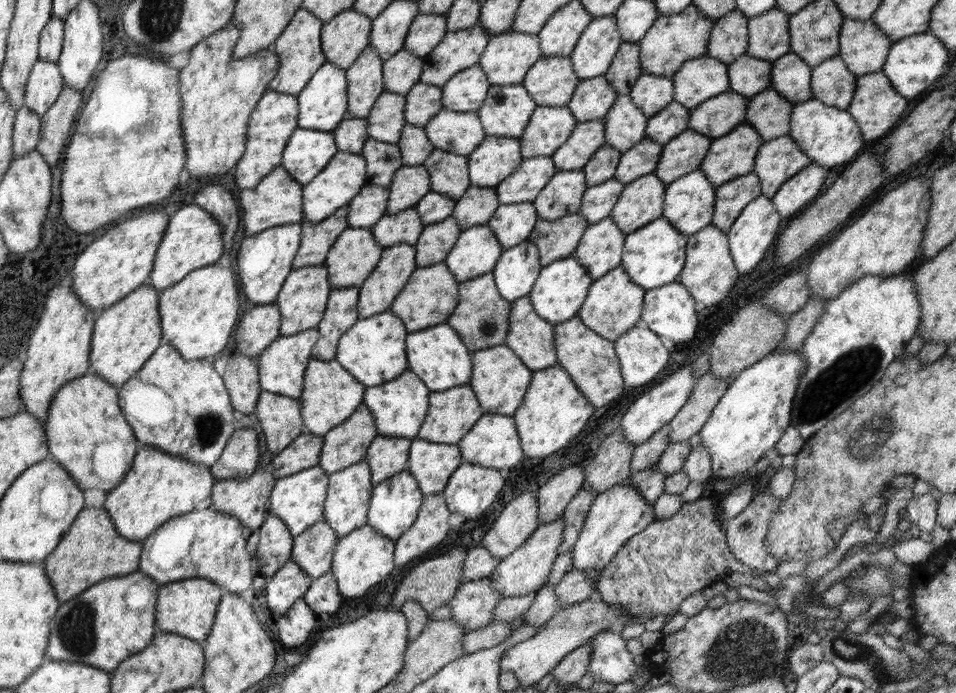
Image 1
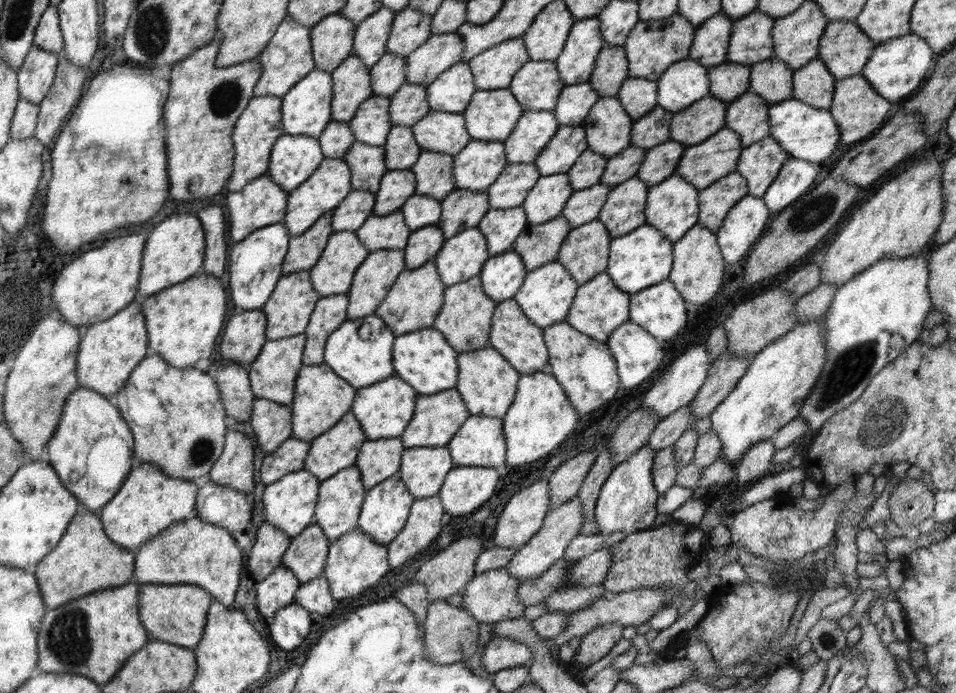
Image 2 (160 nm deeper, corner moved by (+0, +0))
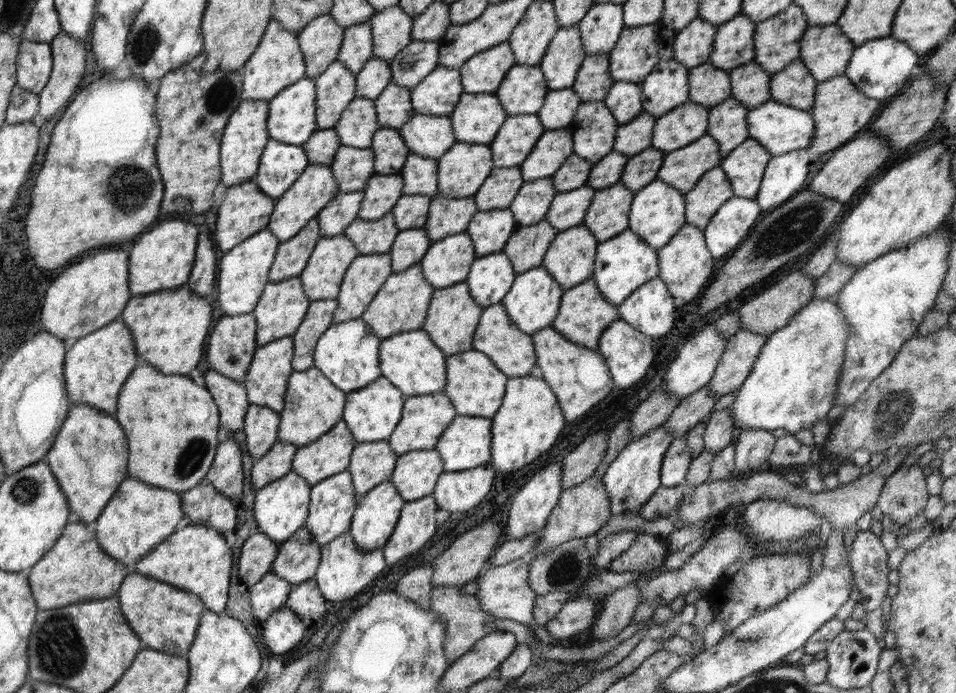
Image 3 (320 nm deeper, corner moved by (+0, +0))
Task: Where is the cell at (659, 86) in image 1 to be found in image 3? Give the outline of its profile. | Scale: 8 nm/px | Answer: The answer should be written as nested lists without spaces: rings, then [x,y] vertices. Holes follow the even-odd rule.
[[[614,81],[602,102],[614,115],[616,122],[625,125],[642,112],[641,83]]]

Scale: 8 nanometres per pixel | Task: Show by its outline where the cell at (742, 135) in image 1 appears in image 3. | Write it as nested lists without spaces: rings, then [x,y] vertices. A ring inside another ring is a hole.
[[[705,134],[690,145],[665,154],[657,178],[686,194],[708,169],[721,163],[719,144]]]

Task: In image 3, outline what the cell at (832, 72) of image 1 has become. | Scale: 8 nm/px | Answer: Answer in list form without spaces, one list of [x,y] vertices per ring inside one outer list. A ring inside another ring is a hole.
[[[799,58],[794,59],[784,69],[772,74],[770,96],[782,105],[810,111],[814,106],[817,84],[804,63]]]

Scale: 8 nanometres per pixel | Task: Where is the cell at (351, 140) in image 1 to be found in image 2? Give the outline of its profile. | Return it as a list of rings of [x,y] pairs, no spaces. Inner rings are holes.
[[[331,120],[317,139],[326,158],[343,158],[356,141],[349,123],[336,120]]]

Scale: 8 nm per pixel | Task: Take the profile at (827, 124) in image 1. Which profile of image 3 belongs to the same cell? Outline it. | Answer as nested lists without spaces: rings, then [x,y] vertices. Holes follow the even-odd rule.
[[[772,99],[762,106],[751,109],[746,117],[749,138],[757,140],[773,156],[786,154],[793,150],[806,149],[813,139],[815,124],[812,113],[782,105]]]

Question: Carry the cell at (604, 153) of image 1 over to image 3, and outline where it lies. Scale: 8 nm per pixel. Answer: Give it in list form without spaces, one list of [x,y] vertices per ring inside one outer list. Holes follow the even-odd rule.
[[[573,152],[551,176],[554,190],[563,193],[586,185],[592,165],[591,162]]]

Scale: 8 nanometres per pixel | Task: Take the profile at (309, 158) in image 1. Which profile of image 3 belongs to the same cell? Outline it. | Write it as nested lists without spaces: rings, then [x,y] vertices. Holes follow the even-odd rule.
[[[270,139],[260,157],[260,166],[252,178],[270,198],[280,198],[304,172],[309,160],[303,145]]]

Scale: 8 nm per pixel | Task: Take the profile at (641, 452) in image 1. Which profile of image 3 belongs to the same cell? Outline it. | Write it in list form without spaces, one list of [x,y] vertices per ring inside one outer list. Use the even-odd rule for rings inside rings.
[[[708,385],[686,398],[680,399],[678,406],[672,411],[665,423],[671,435],[676,438],[684,436],[693,426],[706,418],[719,396],[710,394]]]

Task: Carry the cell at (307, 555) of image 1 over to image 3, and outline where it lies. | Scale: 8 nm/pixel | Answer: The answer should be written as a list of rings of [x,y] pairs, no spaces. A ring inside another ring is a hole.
[[[304,526],[280,544],[270,572],[287,580],[292,586],[298,585],[313,578],[320,557],[321,545]]]

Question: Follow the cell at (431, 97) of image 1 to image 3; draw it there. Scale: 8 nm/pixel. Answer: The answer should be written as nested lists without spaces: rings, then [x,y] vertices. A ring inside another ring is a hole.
[[[388,83],[388,86],[373,100],[380,129],[399,129],[414,115],[411,89]]]

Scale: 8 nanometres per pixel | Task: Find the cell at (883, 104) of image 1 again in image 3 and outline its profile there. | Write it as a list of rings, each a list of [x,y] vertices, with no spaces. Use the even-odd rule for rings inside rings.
[[[845,74],[819,82],[814,106],[809,111],[813,116],[815,131],[808,152],[814,158],[842,147],[853,136],[856,136],[858,131],[869,126],[874,120],[874,114],[878,114],[879,108],[880,101],[868,98],[851,83],[851,80]]]

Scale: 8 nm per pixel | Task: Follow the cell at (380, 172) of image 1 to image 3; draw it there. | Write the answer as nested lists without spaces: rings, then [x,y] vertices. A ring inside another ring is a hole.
[[[340,145],[329,167],[340,191],[347,193],[364,190],[366,182],[375,173],[374,151],[371,147]]]

